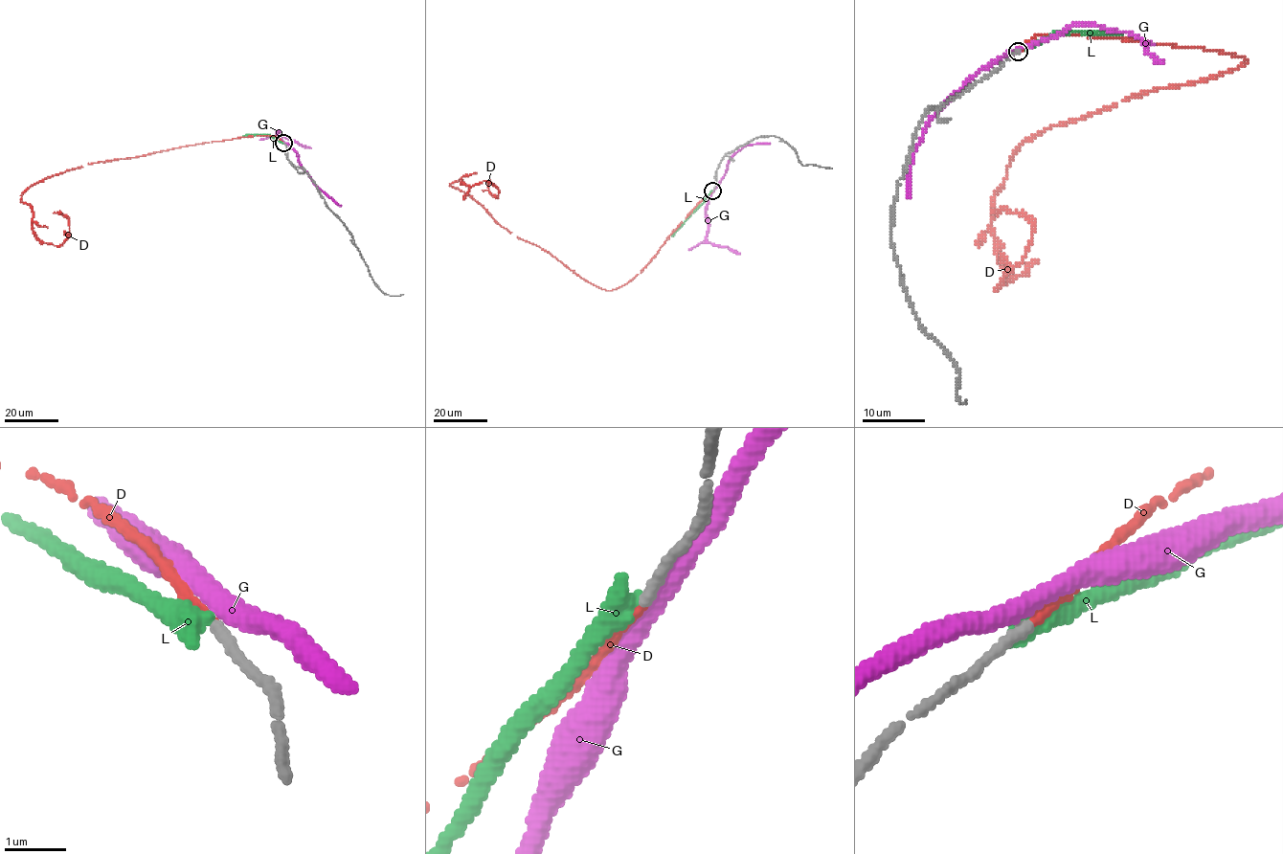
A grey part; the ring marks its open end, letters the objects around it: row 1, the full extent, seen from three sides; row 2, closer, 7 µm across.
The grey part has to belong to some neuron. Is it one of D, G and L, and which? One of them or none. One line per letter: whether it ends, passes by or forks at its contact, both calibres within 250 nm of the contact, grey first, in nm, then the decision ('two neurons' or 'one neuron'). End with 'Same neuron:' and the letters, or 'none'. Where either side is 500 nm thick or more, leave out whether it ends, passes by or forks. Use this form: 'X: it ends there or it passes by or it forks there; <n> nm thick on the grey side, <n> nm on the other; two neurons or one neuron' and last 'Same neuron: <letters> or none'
D: it ends there; 160 nm thick on the grey side, 160 nm on the other; one neuron
G: it passes by; 160 nm thick on the grey side, 340 nm on the other; two neurons
L: it ends there; 160 nm thick on the grey side, 420 nm on the other; two neurons
Same neuron: D

